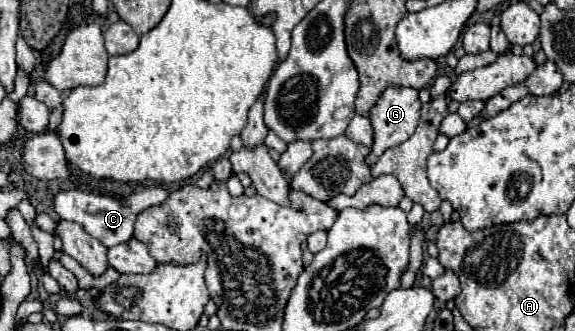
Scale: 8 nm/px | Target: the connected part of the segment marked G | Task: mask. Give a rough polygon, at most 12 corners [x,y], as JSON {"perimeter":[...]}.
{"perimeter":[[388,86],[370,108],[370,166],[420,120],[418,90]]}

